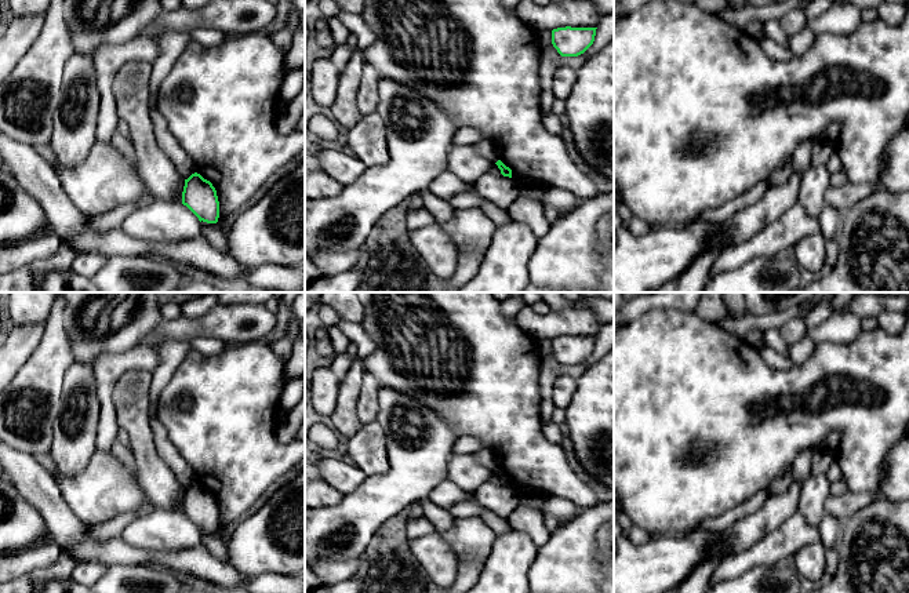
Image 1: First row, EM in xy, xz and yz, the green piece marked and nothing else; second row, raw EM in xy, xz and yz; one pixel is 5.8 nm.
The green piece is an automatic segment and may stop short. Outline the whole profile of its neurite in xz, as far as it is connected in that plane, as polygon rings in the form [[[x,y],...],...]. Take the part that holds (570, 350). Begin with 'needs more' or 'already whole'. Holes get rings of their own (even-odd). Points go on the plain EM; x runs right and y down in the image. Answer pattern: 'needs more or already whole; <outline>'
already whole; [[[557,336],[552,339],[552,353],[561,365],[578,365],[595,350],[597,336]]]

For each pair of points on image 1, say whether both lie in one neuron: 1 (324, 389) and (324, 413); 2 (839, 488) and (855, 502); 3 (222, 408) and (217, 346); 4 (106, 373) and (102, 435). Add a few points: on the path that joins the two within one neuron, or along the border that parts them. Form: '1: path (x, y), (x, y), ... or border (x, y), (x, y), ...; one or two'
1: path (324, 395), (324, 407); one
2: border (846, 490), (831, 497); two
3: border (228, 346), (208, 356), (203, 356), (192, 349); two
4: path (106, 388), (106, 419); one

